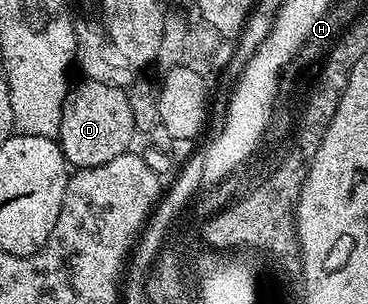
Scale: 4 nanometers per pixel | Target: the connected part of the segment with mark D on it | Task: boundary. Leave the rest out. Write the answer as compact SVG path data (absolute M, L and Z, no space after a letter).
M82 80L66 91L60 128L56 139L71 167L83 170L108 164L116 156L131 149L130 141L136 138L132 120L132 104L128 104L126 90L121 86Z

